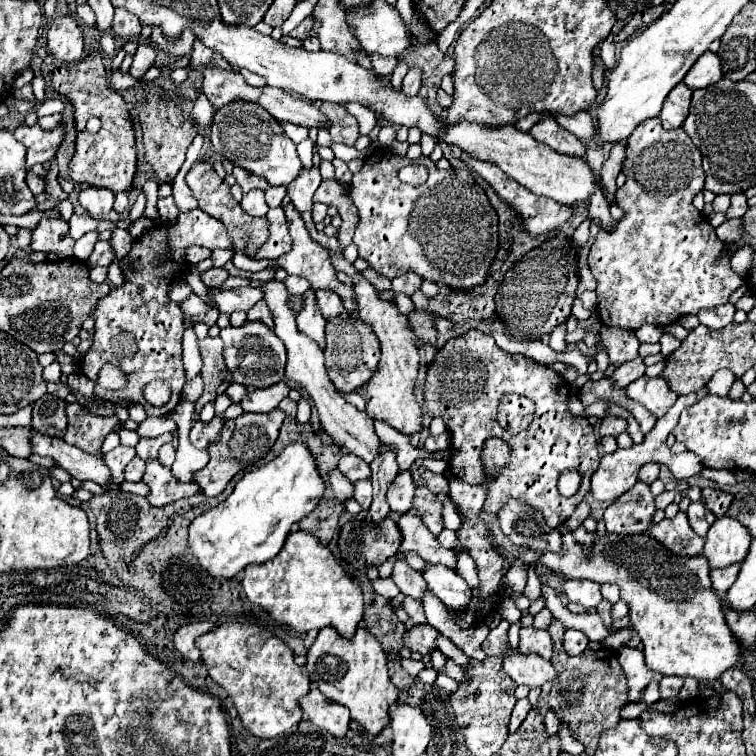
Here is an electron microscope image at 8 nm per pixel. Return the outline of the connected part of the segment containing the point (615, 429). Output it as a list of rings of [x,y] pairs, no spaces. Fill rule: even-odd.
[[[609,416],[609,418],[603,418],[601,420],[601,428],[599,428],[599,432],[601,432],[601,436],[617,436],[617,434],[621,434],[621,432],[625,432],[625,428],[627,428],[627,422],[623,420],[623,418],[615,418],[615,416]]]

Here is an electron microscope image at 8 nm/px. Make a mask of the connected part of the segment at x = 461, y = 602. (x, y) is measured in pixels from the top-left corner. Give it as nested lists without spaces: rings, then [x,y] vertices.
[[[425,564],[425,568],[421,570],[427,588],[449,608],[449,610],[465,610],[469,600],[471,600],[471,592],[467,582],[451,568],[447,566],[431,566]]]

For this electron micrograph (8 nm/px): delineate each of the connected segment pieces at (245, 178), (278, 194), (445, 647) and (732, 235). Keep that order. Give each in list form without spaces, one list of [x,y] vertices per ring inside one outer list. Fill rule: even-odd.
[[[237,166],[233,168],[233,176],[237,178],[237,184],[241,186],[243,194],[247,194],[247,192],[251,192],[251,190],[255,190],[255,188],[265,190],[265,188],[269,186],[263,178],[259,178],[259,176],[255,176],[255,174],[251,174],[251,172],[243,170],[243,168],[237,168]]]
[[[269,186],[269,188],[265,190],[265,198],[267,198],[267,204],[269,204],[271,208],[279,206],[281,200],[283,200],[283,196],[285,196],[285,188],[283,188],[283,186]]]
[[[439,634],[435,640],[437,640],[437,648],[439,648],[447,658],[453,658],[459,666],[465,666],[465,664],[469,662],[469,658],[467,658],[467,656],[465,656],[465,654],[447,638],[447,636]]]
[[[730,219],[726,220],[723,224],[715,229],[719,240],[723,240],[725,244],[735,244],[739,242],[739,238],[743,238],[745,230],[741,224],[741,220]]]

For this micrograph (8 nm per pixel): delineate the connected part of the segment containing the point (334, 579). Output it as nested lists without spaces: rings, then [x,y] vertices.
[[[301,530],[291,532],[287,536],[287,542],[285,542],[283,550],[277,554],[277,558],[263,562],[263,564],[247,566],[241,574],[241,586],[251,604],[261,606],[279,624],[287,624],[295,632],[321,630],[325,626],[331,626],[339,632],[339,636],[351,638],[357,630],[357,624],[363,618],[363,594],[361,594],[359,584],[349,578],[345,568],[333,558],[333,554],[325,546],[321,546],[311,534],[301,532]]]

